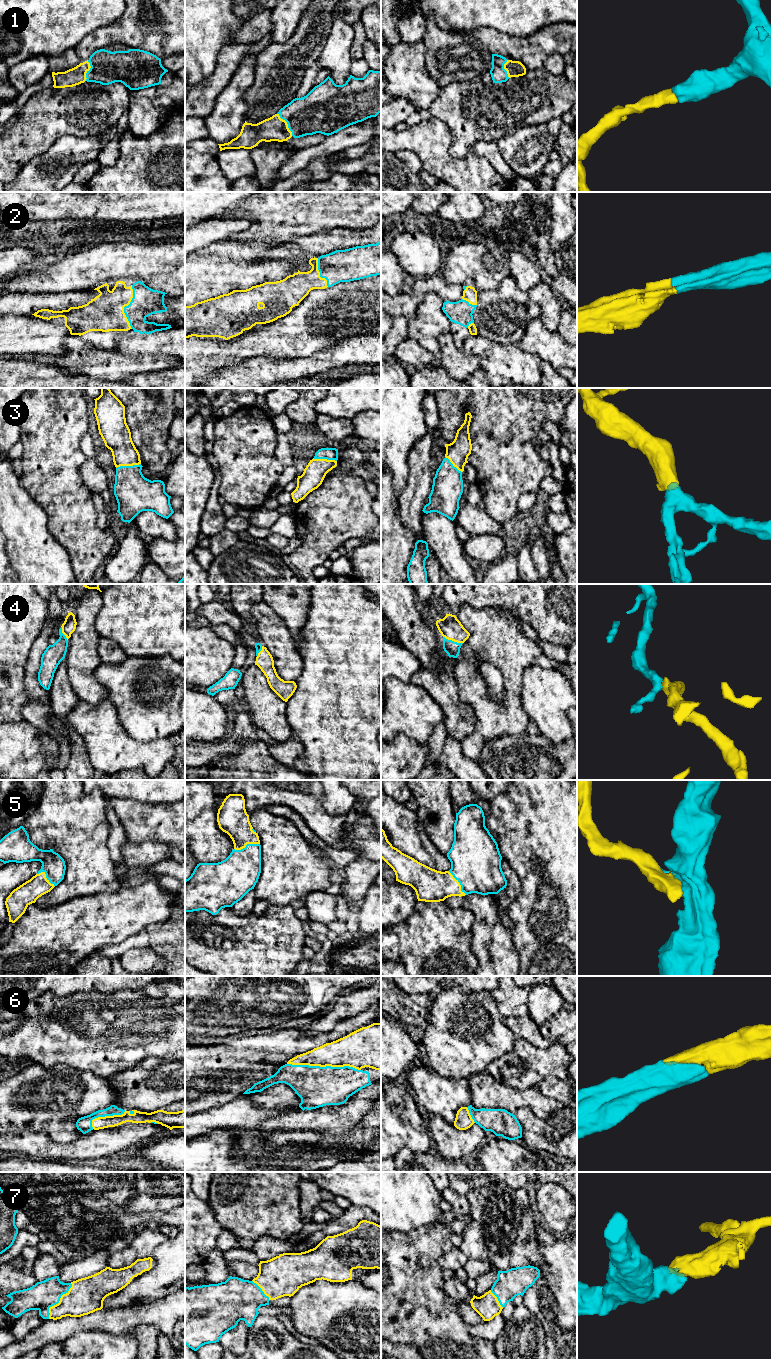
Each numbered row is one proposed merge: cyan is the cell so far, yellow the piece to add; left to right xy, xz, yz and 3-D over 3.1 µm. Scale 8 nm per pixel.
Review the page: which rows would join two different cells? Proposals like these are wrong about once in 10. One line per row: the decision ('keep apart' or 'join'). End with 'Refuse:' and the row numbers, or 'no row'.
1: join
2: join
3: join
4: join
5: join
6: join
7: join
Refuse: no row

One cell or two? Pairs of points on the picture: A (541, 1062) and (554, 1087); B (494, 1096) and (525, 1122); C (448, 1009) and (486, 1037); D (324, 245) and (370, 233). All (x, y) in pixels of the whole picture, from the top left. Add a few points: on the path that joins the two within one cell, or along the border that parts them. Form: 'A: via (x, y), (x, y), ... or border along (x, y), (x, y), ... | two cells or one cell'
A: border along (566, 1080), (546, 1076), (537, 1085) | two cells
B: border along (513, 1114), (521, 1107), (528, 1107), (538, 1117) | two cells
C: via (457, 1018), (474, 1035), (477, 1035) | one cell
D: via (335, 239), (359, 238) | one cell

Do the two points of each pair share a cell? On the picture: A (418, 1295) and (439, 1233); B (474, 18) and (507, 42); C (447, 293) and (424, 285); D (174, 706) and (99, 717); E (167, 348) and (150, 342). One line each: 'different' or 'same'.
A: same
B: different
C: same
D: different
E: same

